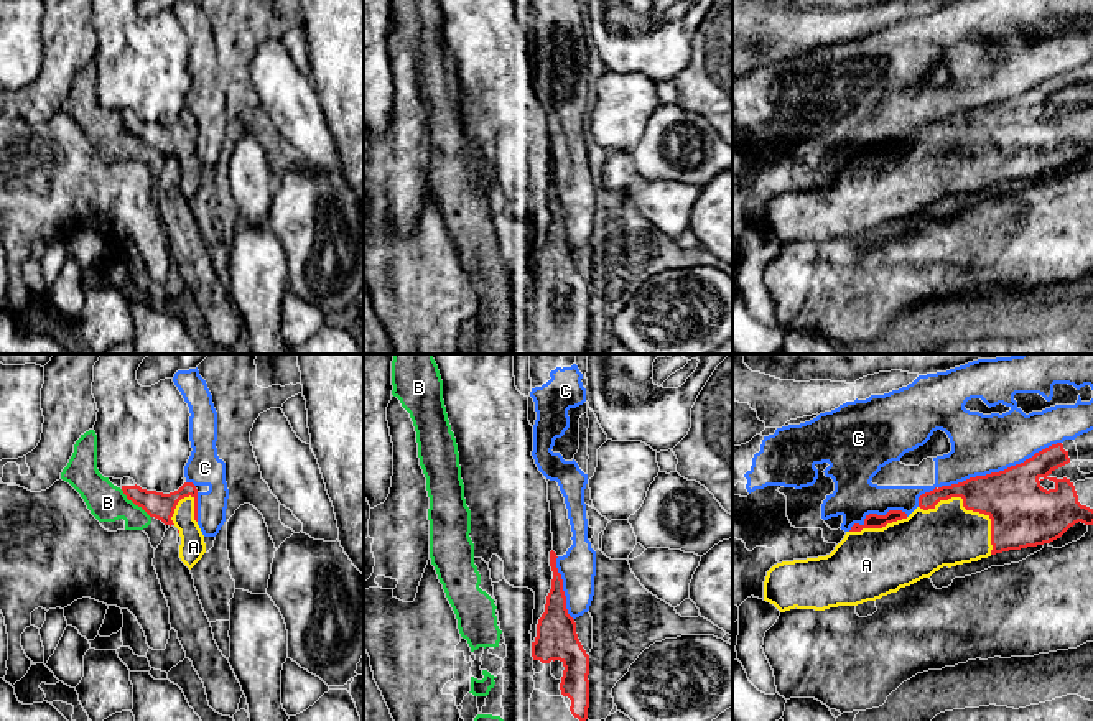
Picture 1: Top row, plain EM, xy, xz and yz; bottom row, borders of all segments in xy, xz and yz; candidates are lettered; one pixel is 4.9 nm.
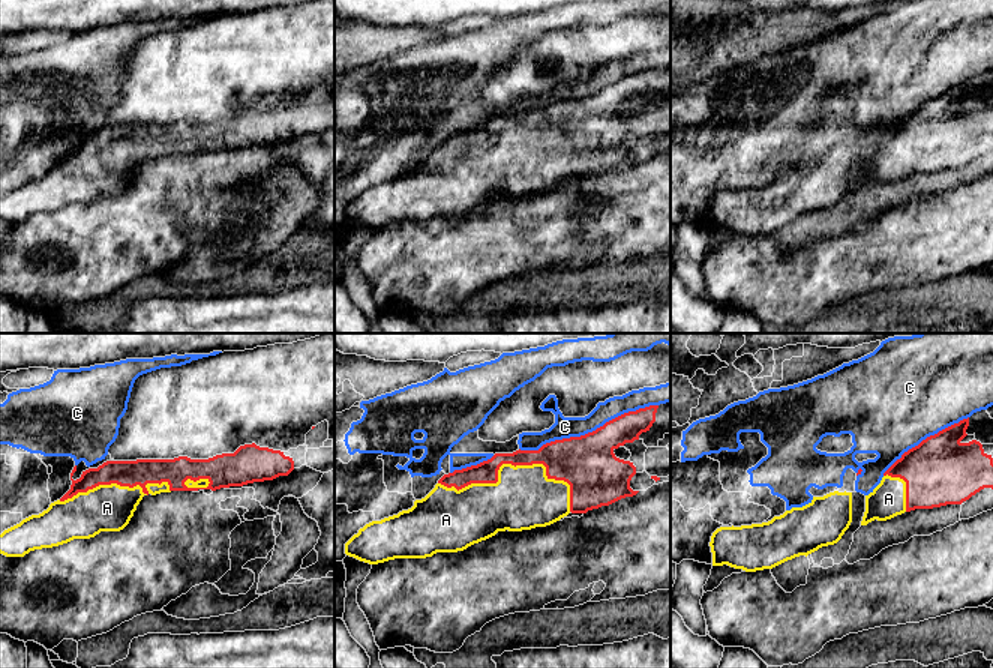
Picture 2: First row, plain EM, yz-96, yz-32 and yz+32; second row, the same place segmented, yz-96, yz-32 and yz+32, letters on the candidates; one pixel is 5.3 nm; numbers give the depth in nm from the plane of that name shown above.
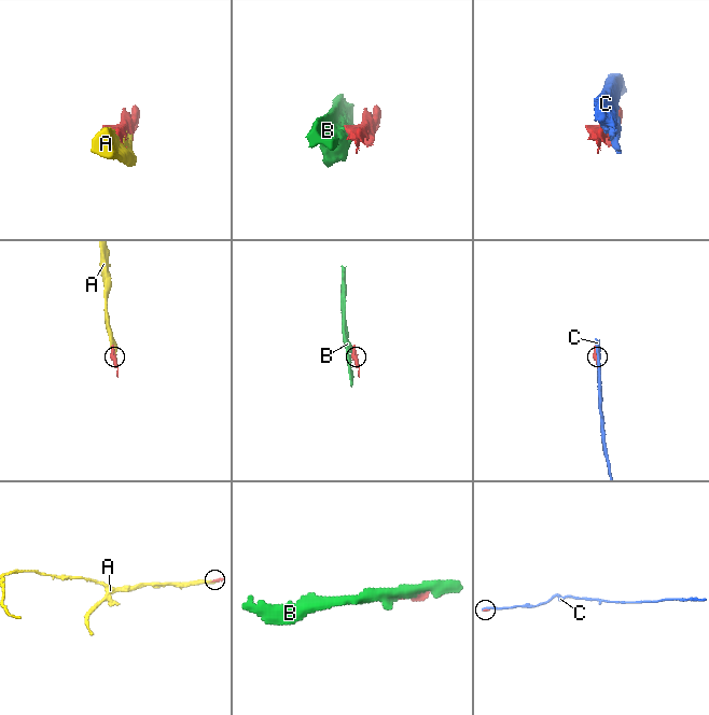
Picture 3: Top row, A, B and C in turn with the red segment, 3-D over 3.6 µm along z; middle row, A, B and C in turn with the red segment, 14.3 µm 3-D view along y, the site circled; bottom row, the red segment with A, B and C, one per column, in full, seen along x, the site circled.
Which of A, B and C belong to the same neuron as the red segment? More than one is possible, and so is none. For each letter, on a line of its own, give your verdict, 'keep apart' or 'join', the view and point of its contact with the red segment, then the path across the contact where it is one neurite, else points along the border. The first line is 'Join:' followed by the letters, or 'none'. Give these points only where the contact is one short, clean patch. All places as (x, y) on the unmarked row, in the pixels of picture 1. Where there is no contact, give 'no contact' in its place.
Join: A
A: join; meets red in yz at (970, 140)
B: keep apart; meets red in xy at (135, 135)
C: keep apart; meets red in yz at (999, 102)

